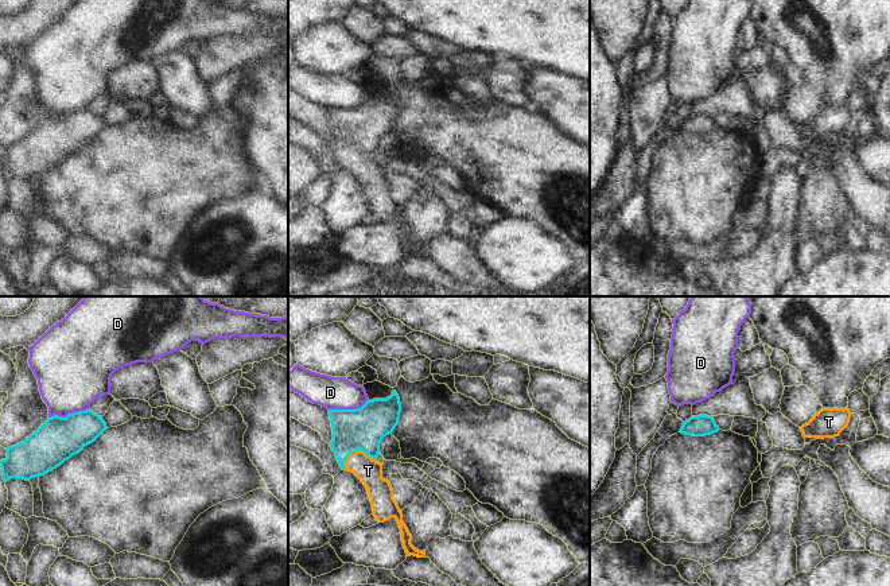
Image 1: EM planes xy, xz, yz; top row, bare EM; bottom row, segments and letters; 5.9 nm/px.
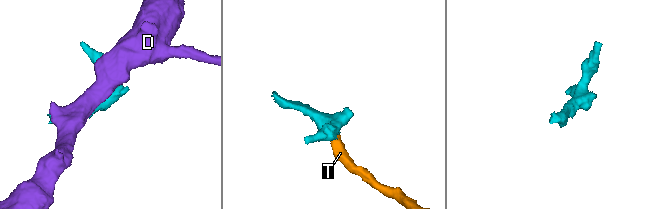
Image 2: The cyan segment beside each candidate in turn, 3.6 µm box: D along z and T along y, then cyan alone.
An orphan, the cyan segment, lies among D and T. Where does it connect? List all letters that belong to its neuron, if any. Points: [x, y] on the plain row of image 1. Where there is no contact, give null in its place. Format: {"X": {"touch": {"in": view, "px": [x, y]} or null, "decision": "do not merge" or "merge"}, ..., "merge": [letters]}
{"D": {"touch": {"in": "xy", "px": [69, 112]}, "decision": "do not merge"}, "T": {"touch": {"in": "xz", "px": [356, 148]}, "decision": "merge"}, "merge": ["T"]}

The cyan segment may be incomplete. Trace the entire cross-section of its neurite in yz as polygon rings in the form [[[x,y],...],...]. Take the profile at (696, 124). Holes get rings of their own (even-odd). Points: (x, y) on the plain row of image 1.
[[[699,113],[685,119],[679,131],[692,135],[706,135],[719,128],[712,115]]]

